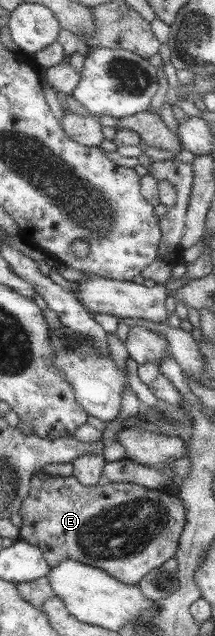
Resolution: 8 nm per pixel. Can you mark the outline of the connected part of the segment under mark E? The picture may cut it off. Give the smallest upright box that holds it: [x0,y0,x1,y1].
[18,471,186,585]

